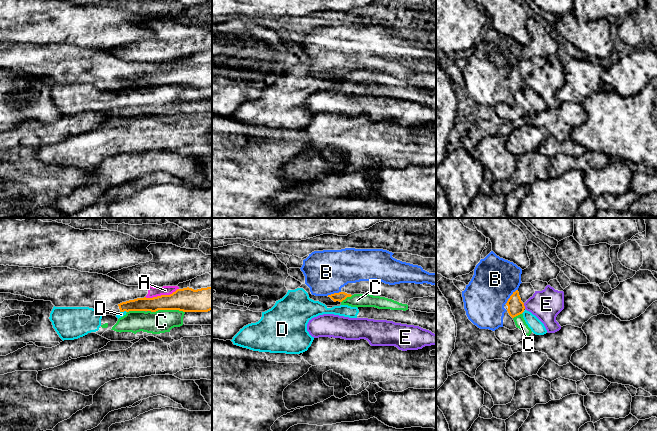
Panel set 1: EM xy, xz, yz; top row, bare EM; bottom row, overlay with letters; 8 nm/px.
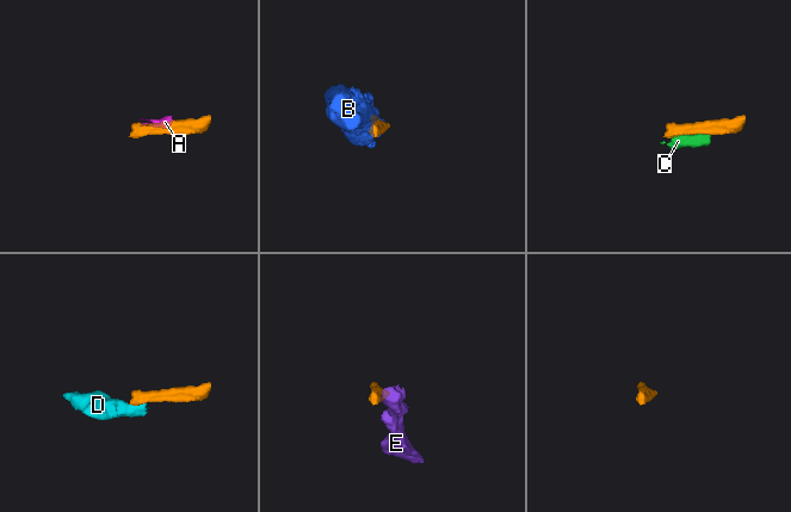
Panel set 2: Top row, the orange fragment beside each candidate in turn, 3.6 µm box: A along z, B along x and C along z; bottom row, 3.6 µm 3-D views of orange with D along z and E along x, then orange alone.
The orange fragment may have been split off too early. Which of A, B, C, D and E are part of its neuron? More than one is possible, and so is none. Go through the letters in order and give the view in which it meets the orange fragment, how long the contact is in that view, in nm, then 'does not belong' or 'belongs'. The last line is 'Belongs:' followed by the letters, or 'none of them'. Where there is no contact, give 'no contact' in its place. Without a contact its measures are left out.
A: xy | 280 nm | belongs
B: yz | 160 nm | does not belong
C: xy | 300 nm | does not belong
D: yz | 40 nm | does not belong
E: yz | 50 nm | does not belong
Belongs: A

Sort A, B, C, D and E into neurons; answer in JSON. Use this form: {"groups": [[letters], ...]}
{"groups": [["A"], ["B"], ["C", "D"], ["E"]]}

